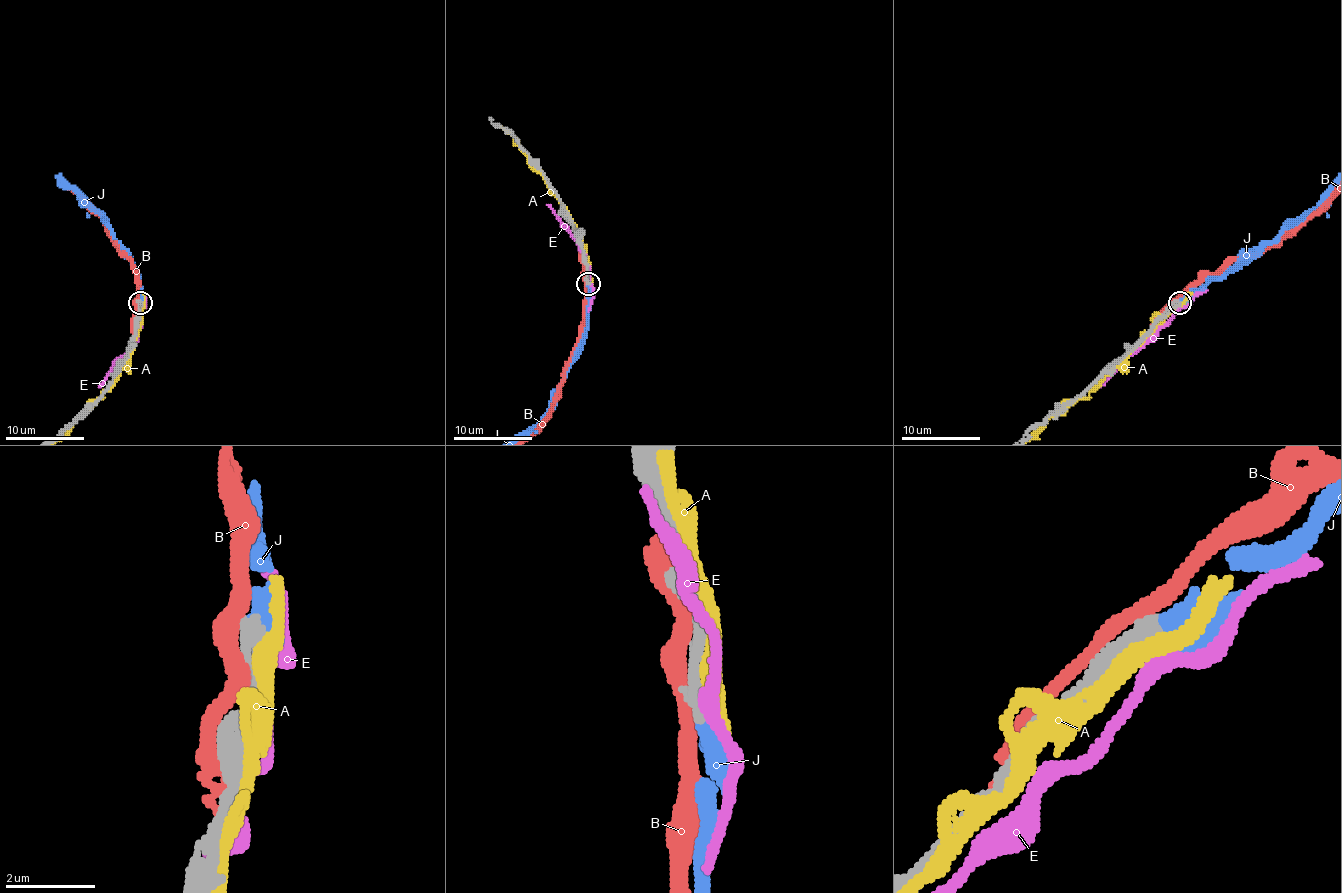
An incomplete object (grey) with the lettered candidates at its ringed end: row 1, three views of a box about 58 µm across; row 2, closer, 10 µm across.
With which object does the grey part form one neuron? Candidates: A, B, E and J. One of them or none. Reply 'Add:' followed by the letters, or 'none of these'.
Add: J

